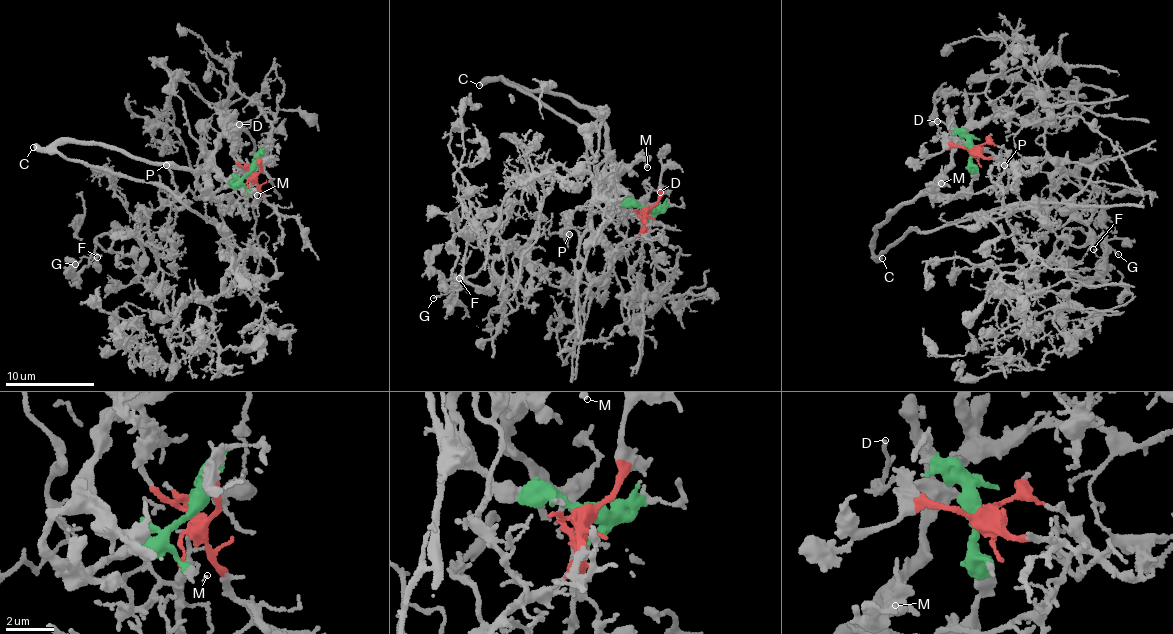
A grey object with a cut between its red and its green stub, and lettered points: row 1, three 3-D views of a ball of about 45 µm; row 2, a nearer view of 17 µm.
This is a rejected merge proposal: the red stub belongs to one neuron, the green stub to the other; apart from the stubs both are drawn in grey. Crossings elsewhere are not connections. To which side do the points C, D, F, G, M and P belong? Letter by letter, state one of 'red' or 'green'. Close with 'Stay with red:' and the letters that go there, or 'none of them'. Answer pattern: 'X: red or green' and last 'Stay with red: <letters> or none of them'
C: green
D: red
F: red
G: red
M: green
P: red
Stay with red: D, F, G, P

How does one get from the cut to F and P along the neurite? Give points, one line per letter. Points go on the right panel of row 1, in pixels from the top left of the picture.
F: (971, 149), (1052, 157), (1008, 181), (1018, 232), (1076, 208), (1089, 238), (1055, 249), (1094, 249)
P: (971, 149), (995, 144), (1029, 173), (1032, 162), (1053, 160), (1010, 177), (1010, 186), (1017, 175), (1003, 165)

